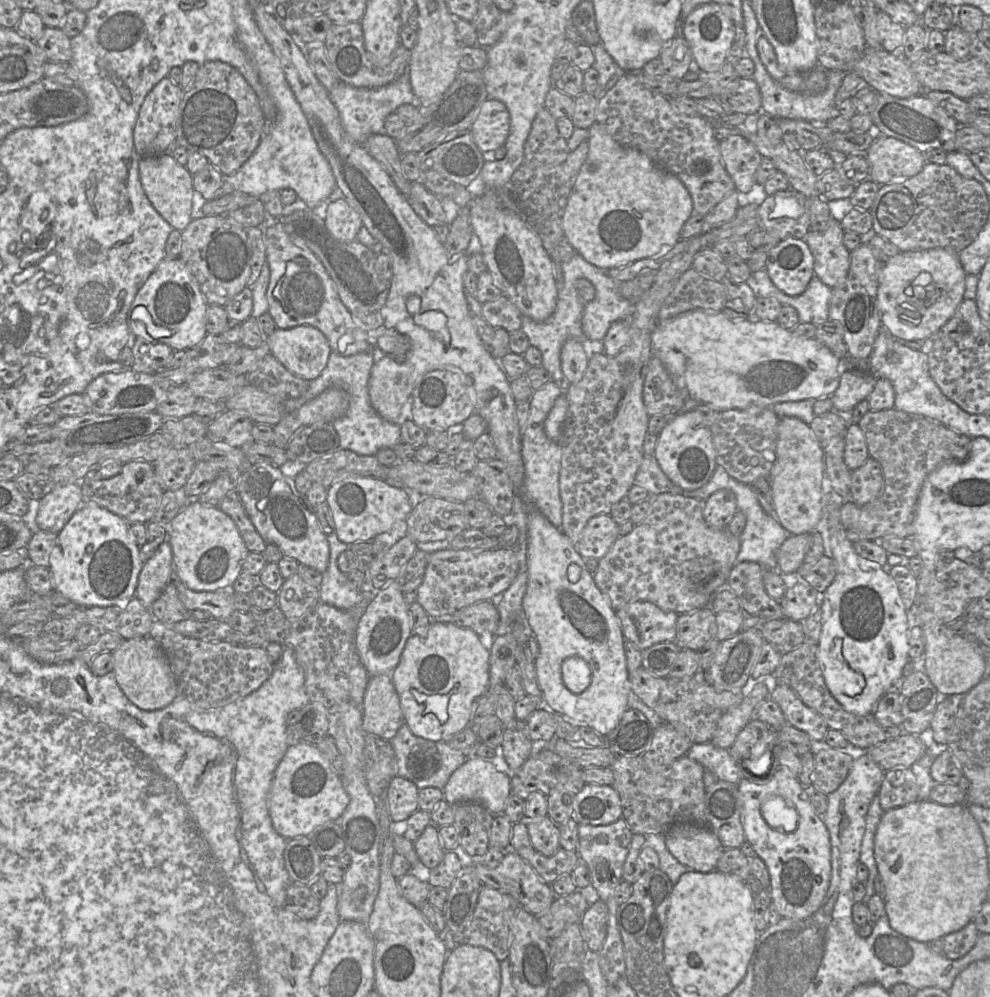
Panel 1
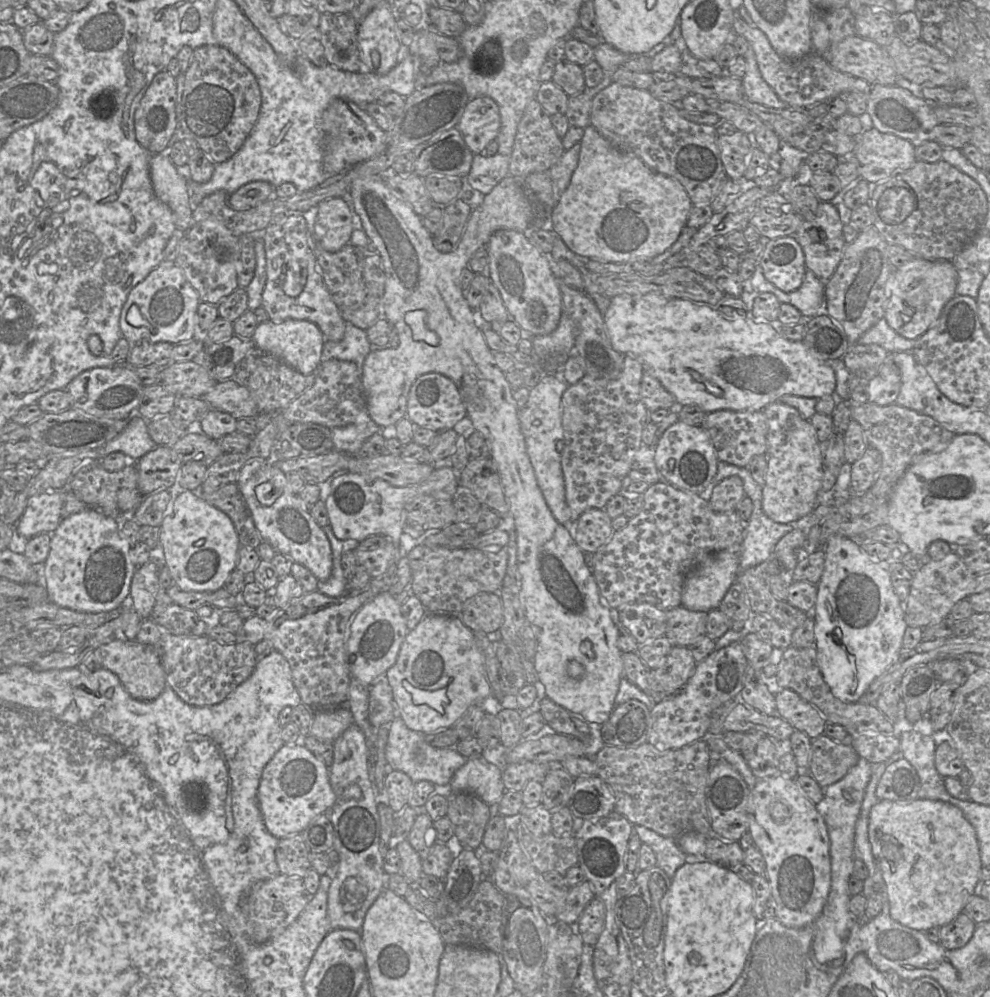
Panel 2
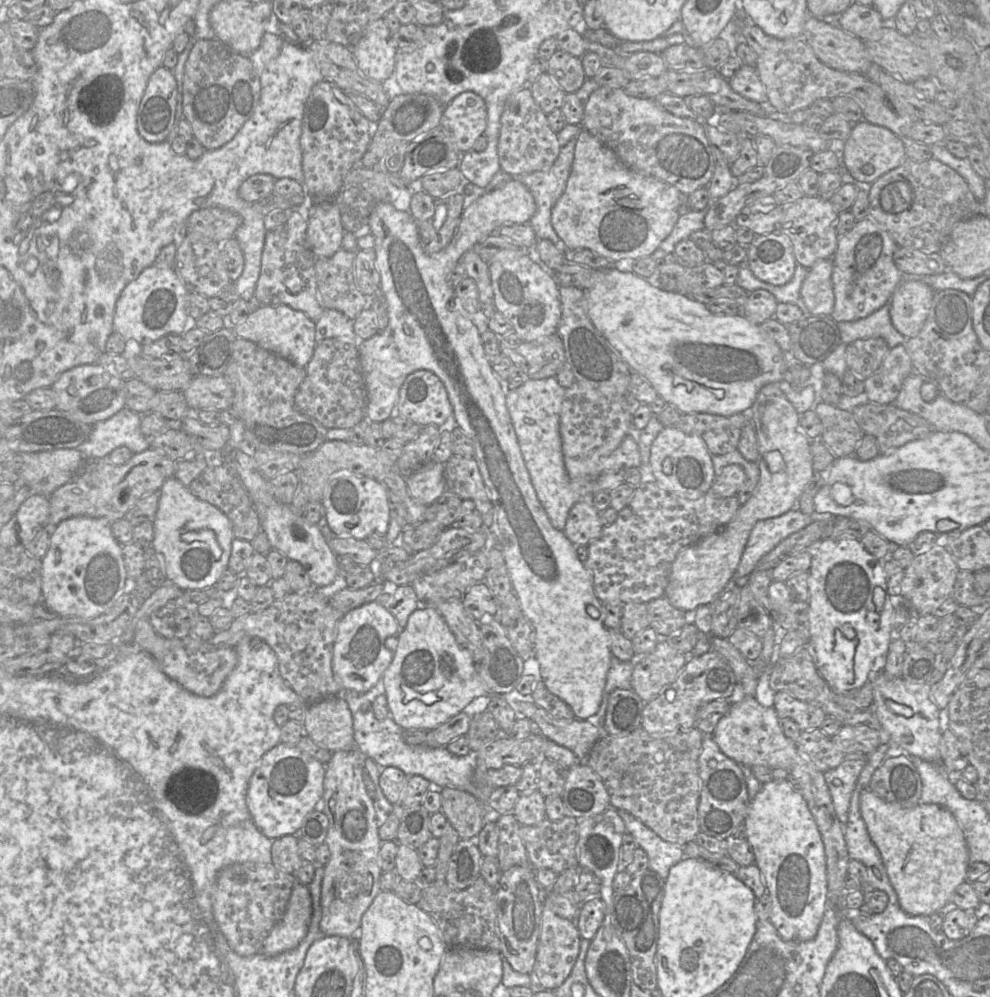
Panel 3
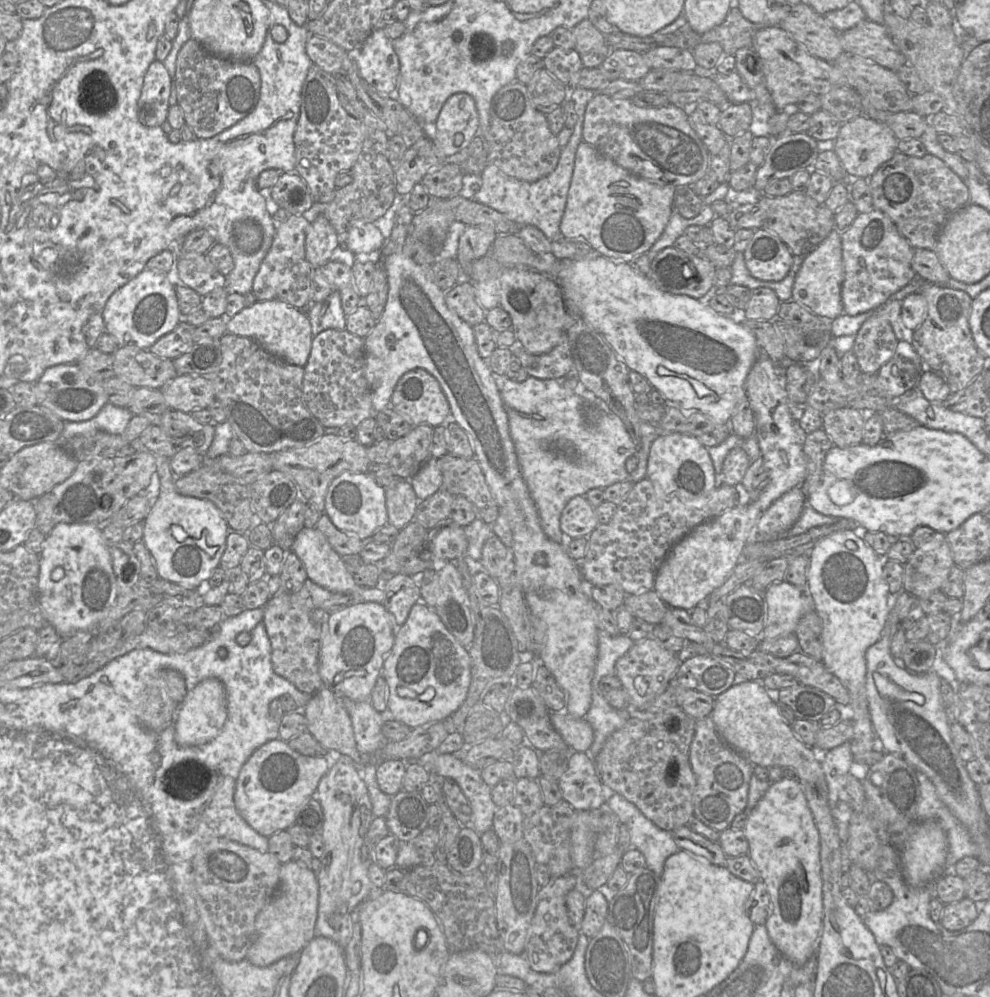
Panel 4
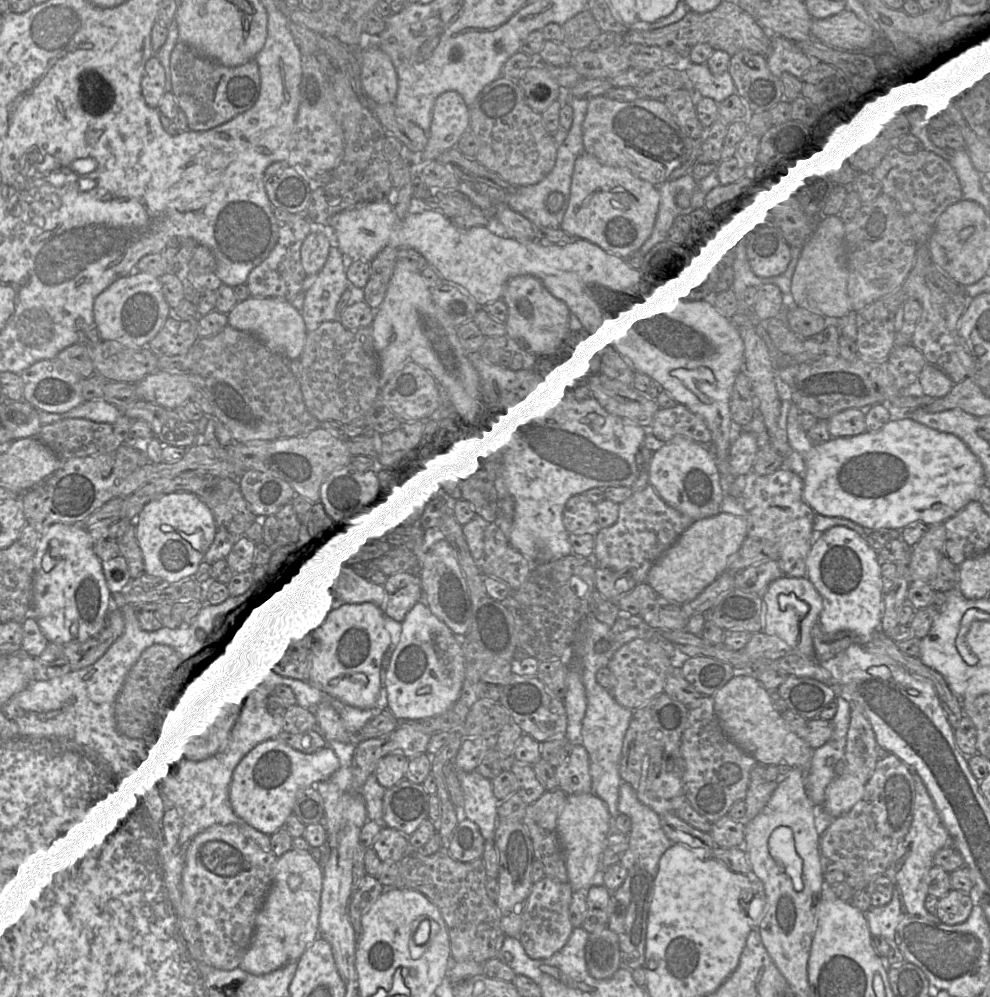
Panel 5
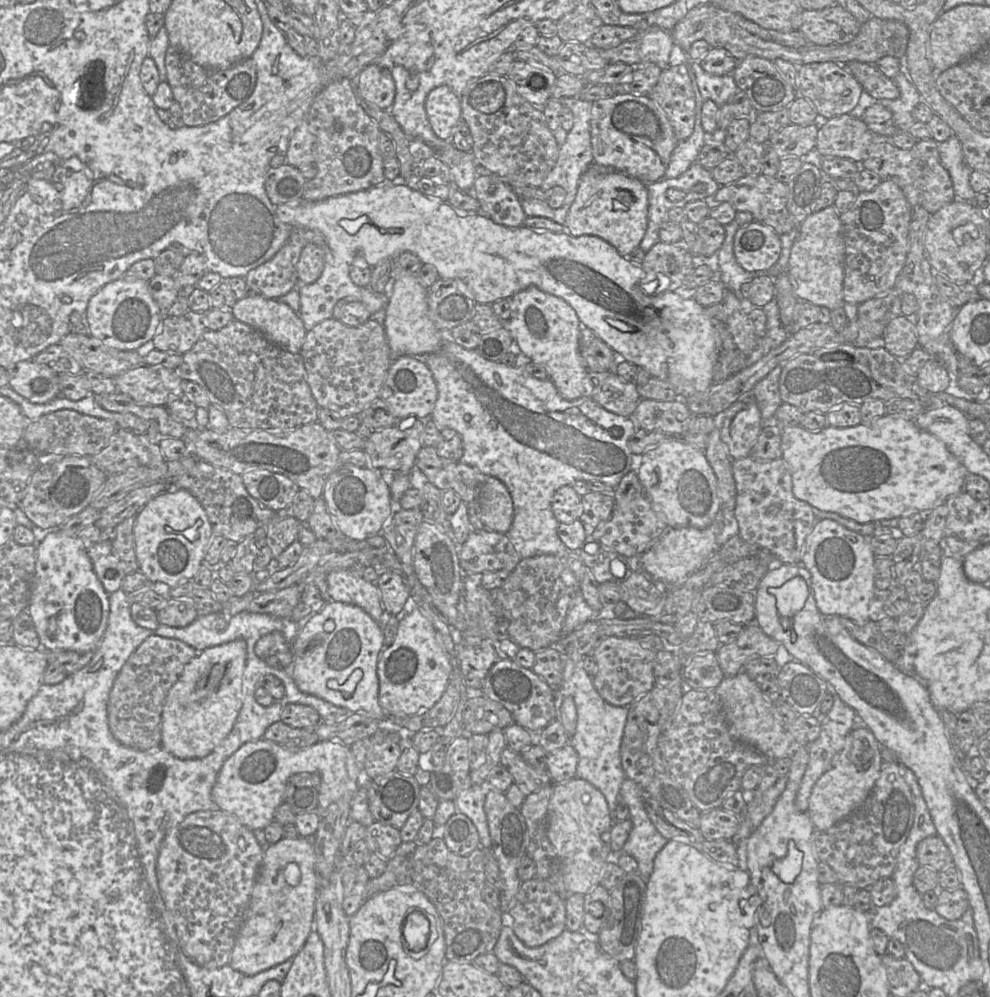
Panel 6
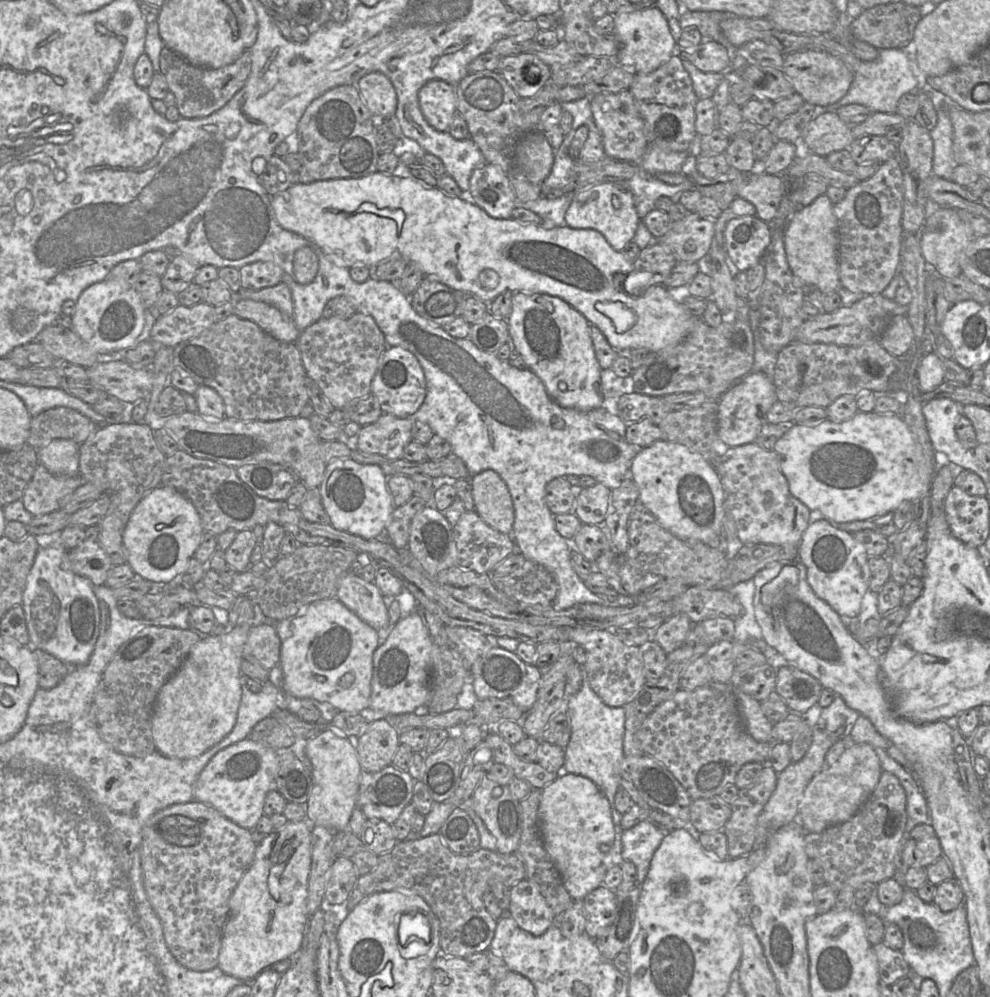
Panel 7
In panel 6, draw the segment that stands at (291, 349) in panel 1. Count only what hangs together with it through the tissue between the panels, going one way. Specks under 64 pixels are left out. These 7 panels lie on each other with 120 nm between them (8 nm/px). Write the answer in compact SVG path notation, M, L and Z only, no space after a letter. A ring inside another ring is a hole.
M247 295L231 308L235 320L259 330L269 341L300 354L306 329L298 313L276 299Z

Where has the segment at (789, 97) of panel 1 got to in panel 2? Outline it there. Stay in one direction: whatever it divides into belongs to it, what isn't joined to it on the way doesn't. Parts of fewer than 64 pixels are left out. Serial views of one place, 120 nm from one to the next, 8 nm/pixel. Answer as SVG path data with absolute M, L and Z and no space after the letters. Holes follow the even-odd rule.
M751 55L746 64L745 75L742 78L744 97L752 103L757 103L770 108L789 109L774 90L762 78L755 55Z

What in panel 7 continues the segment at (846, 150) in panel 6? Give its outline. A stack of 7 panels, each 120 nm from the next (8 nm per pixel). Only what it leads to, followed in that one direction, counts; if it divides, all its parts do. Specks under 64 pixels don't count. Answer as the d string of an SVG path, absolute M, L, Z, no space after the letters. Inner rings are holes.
M826 112L813 118L803 133L803 143L813 154L826 157L849 149L854 138L851 126L843 122L836 112Z

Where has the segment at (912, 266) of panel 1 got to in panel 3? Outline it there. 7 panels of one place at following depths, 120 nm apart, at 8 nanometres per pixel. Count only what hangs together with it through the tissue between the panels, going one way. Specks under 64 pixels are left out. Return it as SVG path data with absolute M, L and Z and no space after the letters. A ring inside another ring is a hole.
M903 280L891 297L890 317L906 338L915 337L926 322L935 290L918 280Z

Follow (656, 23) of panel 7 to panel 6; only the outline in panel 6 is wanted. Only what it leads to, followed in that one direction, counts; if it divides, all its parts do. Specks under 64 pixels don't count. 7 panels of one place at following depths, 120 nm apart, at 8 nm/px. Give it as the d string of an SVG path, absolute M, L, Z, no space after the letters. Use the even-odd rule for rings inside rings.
M660 28L640 31L635 39L639 42L642 63L652 63L662 70L669 67L669 57L674 45L671 34Z

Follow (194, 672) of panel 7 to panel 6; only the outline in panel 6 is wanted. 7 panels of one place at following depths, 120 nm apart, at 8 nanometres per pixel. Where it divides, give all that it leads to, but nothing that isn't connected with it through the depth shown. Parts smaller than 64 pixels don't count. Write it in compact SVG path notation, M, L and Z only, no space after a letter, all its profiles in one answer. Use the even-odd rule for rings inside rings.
M243 639L208 647L184 667L169 690L161 717L161 747L179 759L203 758L231 732L242 706Z

